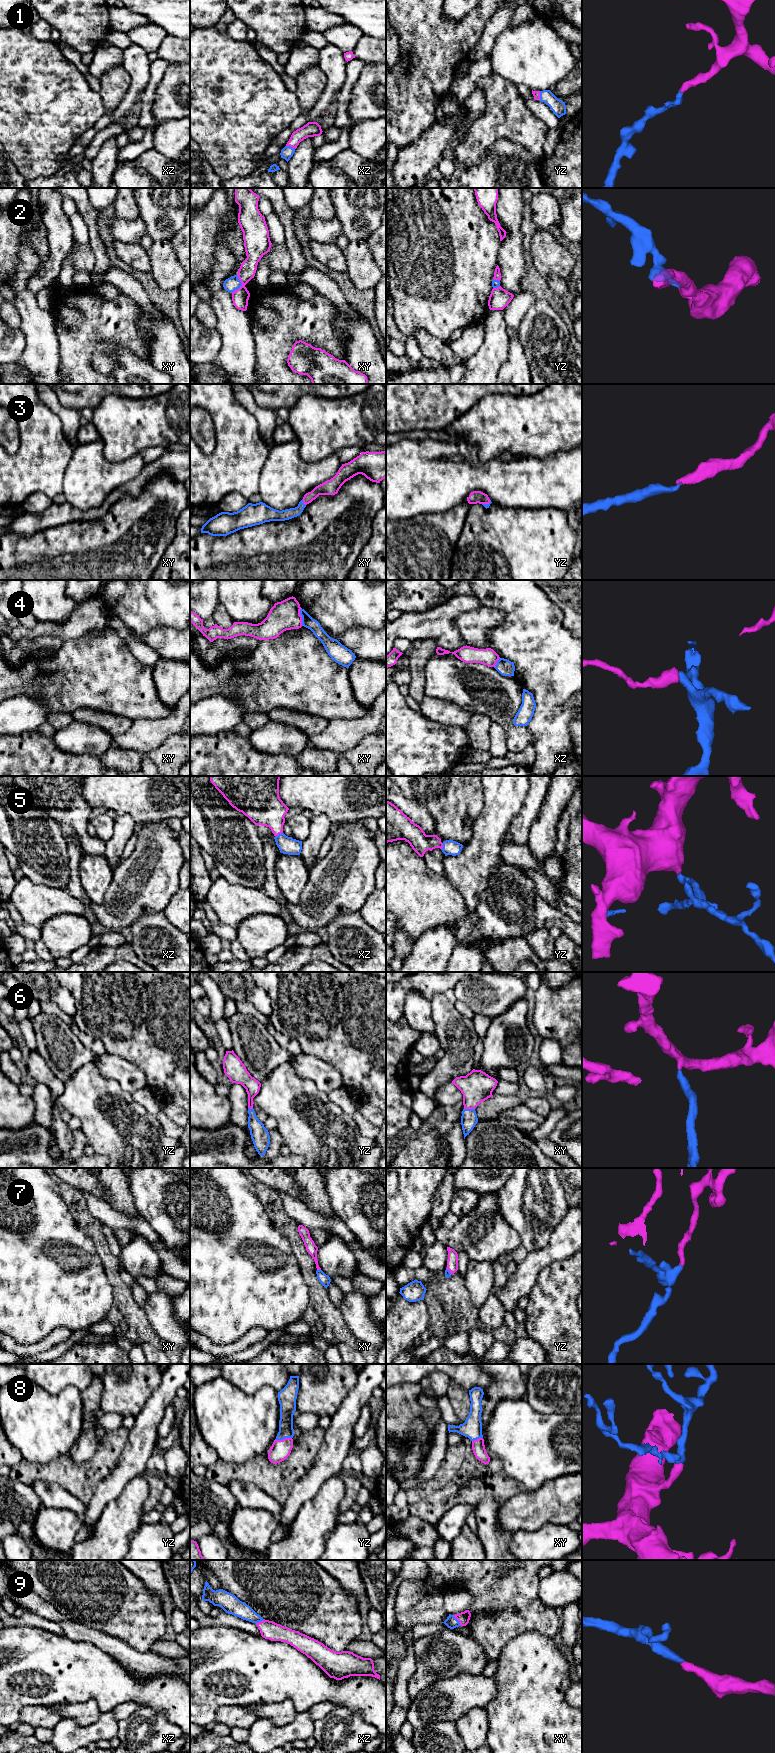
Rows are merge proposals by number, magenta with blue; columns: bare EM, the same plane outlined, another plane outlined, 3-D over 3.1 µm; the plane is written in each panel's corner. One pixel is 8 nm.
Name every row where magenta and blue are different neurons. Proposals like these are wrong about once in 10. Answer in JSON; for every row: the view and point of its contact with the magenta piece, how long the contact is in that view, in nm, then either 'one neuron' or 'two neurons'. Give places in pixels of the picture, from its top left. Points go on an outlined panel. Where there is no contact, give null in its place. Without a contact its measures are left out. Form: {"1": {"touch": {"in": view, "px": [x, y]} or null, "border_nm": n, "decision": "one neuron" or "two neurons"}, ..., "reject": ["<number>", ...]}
{"1": {"touch": {"in": "xz", "px": [291, 146]}, "border_nm": 80, "decision": "one neuron"}, "2": {"touch": {"in": "xy", "px": [242, 285]}, "border_nm": 150, "decision": "one neuron"}, "3": {"touch": {"in": "xy", "px": [303, 502]}, "border_nm": 60, "decision": "one neuron"}, "4": {"touch": {"in": "xy", "px": [301, 617]}, "border_nm": 140, "decision": "two neurons"}, "5": {"touch": {"in": "xz", "px": [278, 834]}, "border_nm": 70, "decision": "one neuron"}, "6": {"touch": {"in": "xy", "px": [469, 1108]}, "border_nm": 90, "decision": "one neuron"}, "7": {"touch": {"in": "xy", "px": [319, 1269]}, "border_nm": 30, "decision": "one neuron"}, "8": {"touch": {"in": "yz", "px": [283, 1439]}, "border_nm": 140, "decision": "one neuron"}, "9": {"touch": {"in": "xy", "px": [457, 1619]}, "border_nm": 110, "decision": "one neuron"}, "reject": ["4"]}

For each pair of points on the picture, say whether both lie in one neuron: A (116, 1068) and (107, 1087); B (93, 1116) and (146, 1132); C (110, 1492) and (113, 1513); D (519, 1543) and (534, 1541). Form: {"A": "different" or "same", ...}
{"A": "different", "B": "same", "C": "different", "D": "same"}

